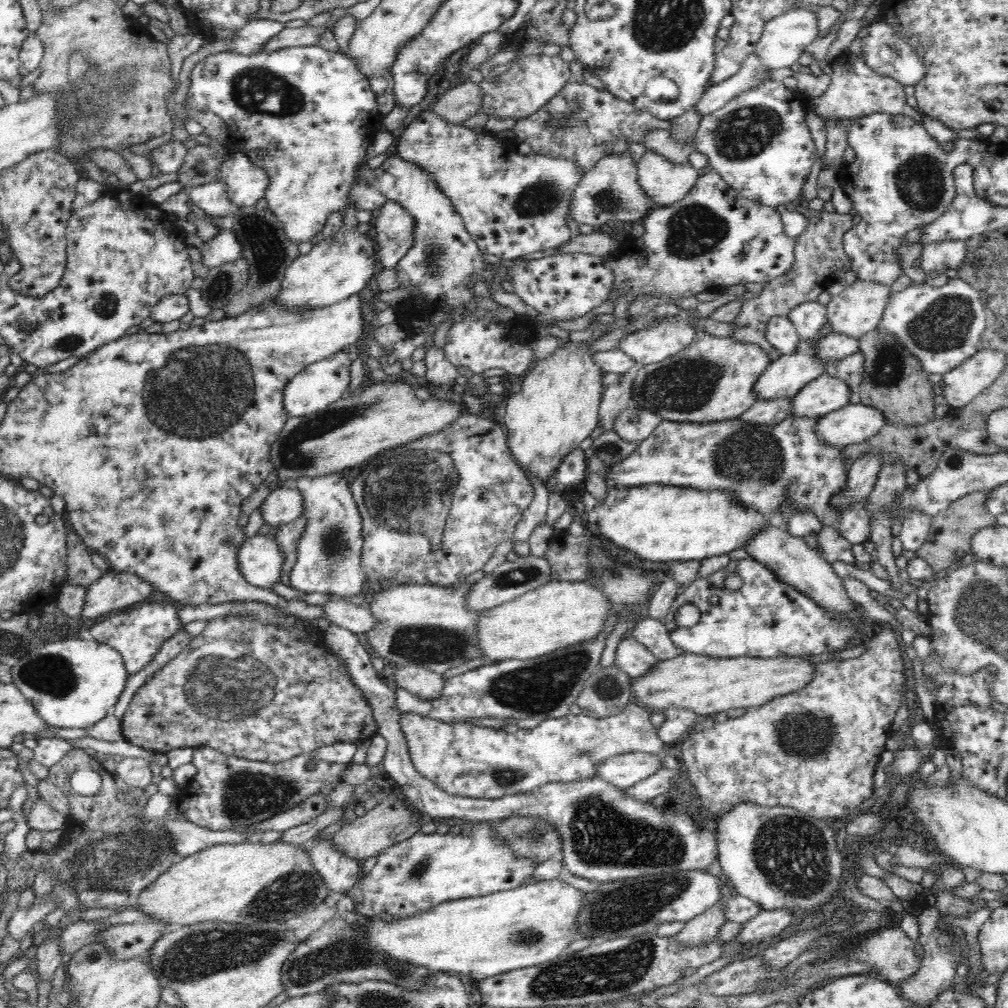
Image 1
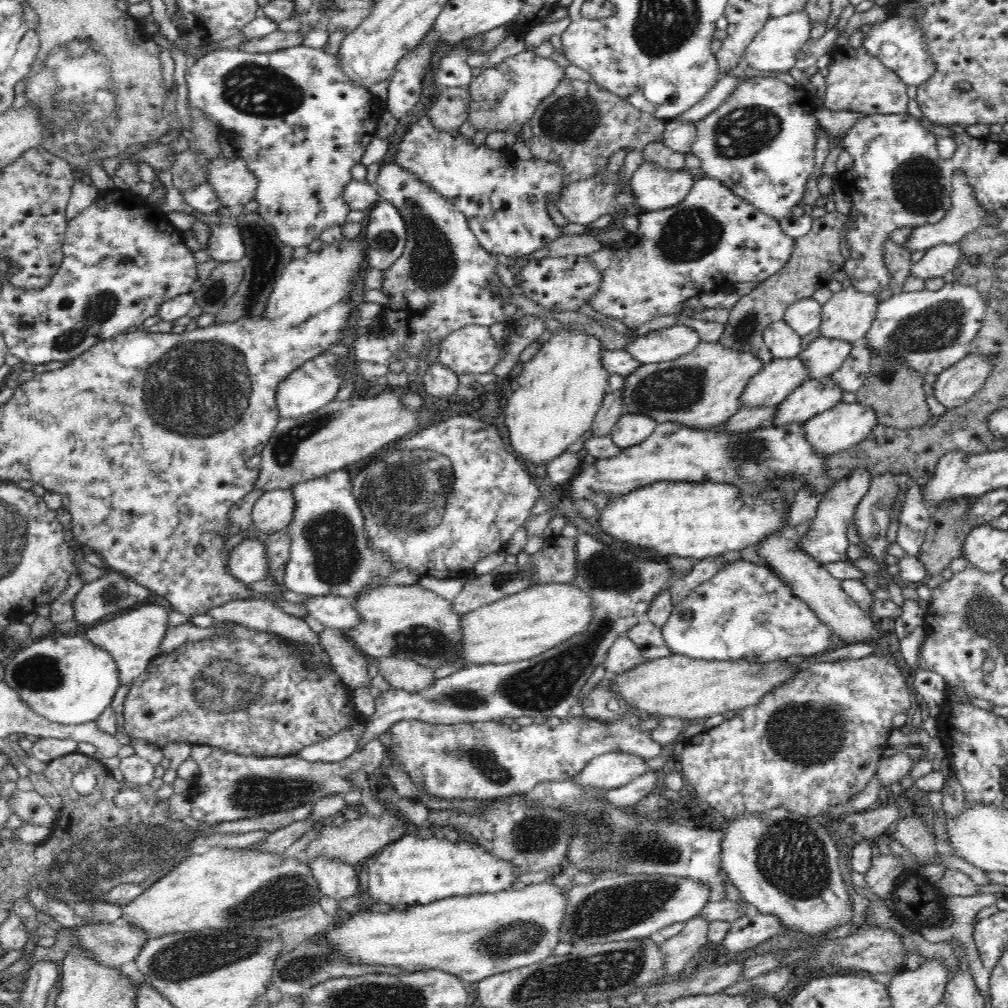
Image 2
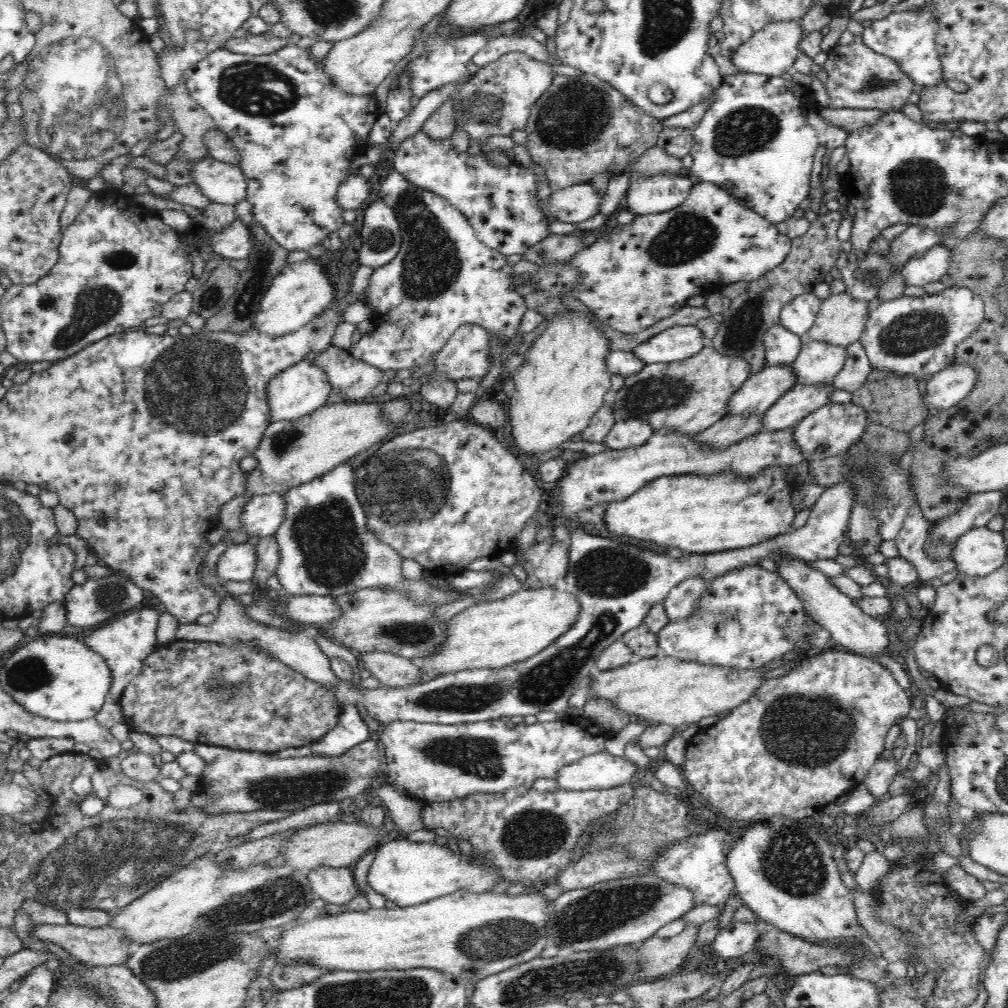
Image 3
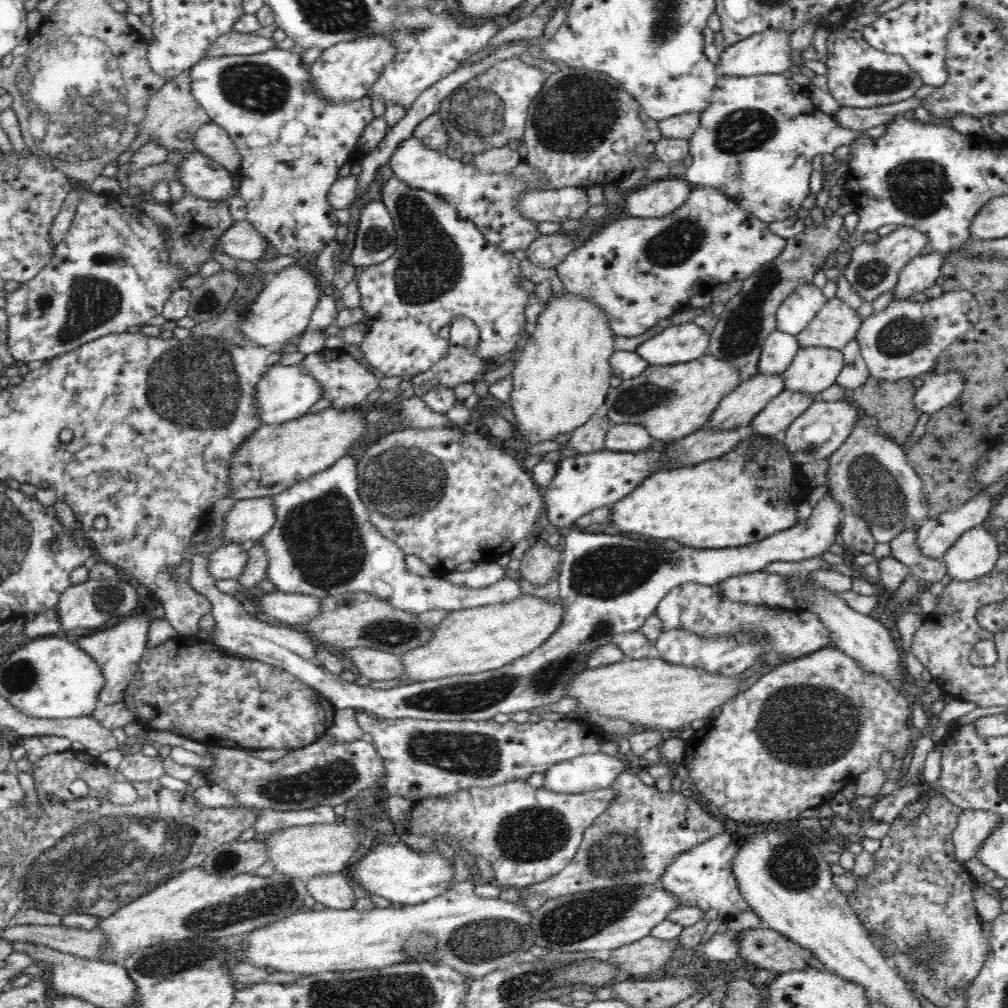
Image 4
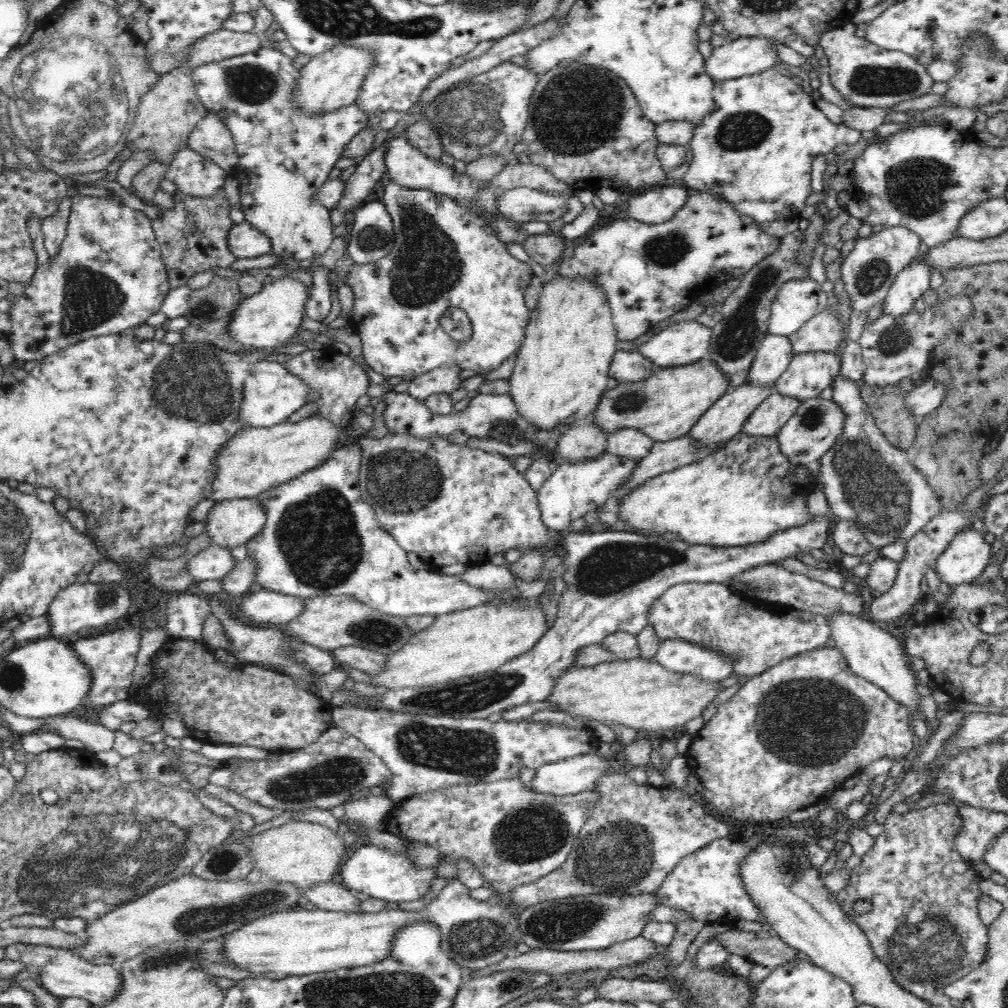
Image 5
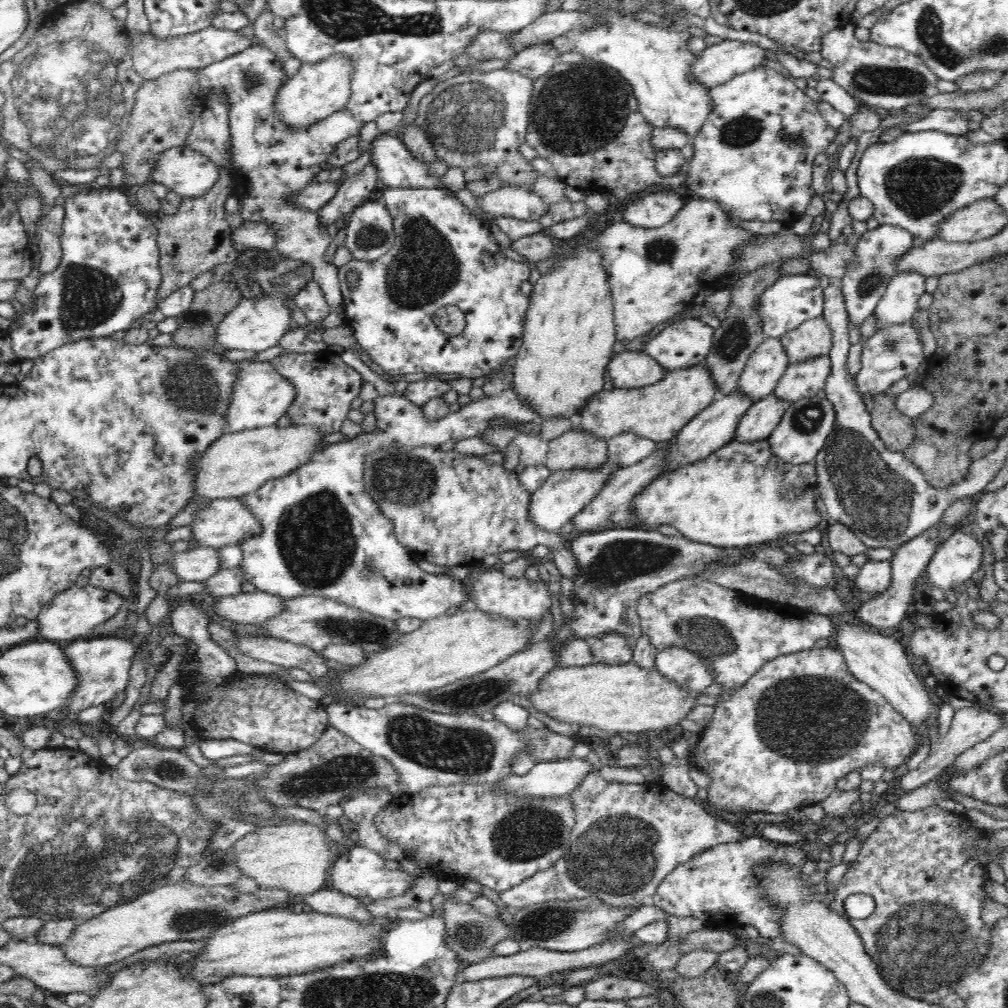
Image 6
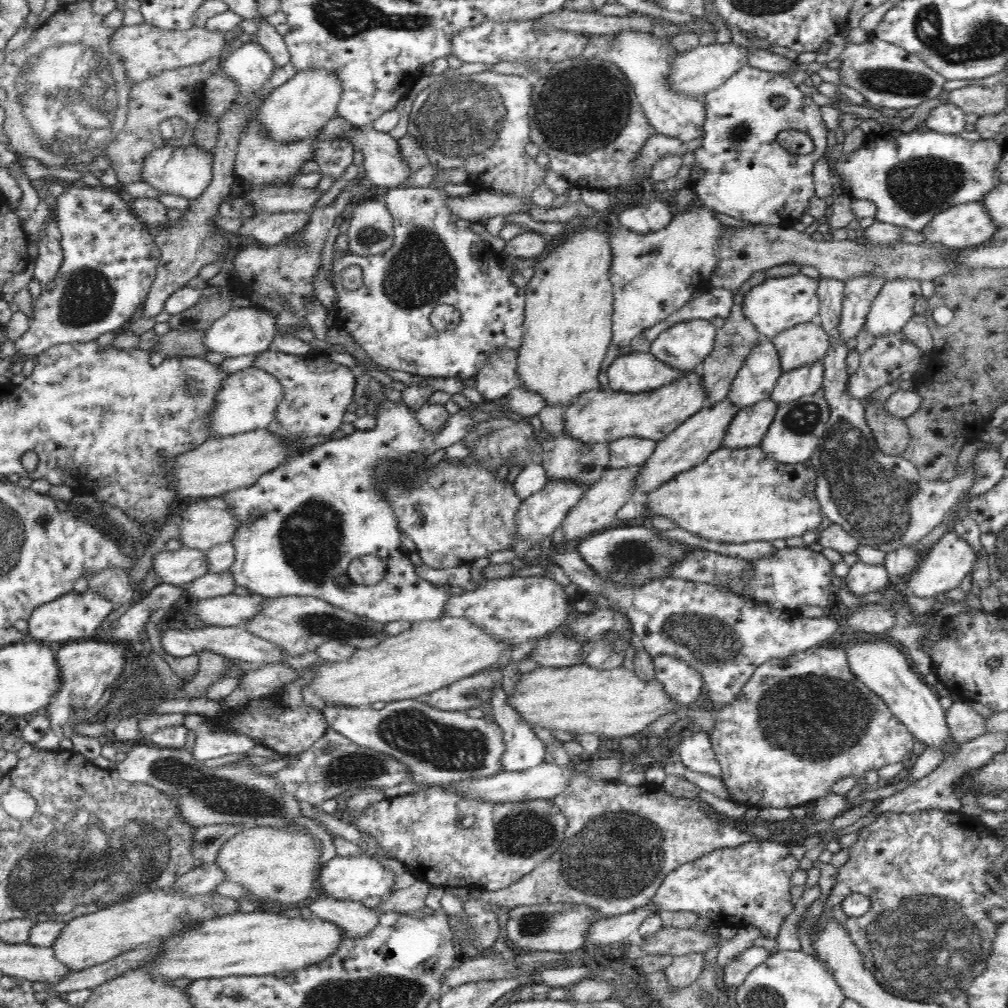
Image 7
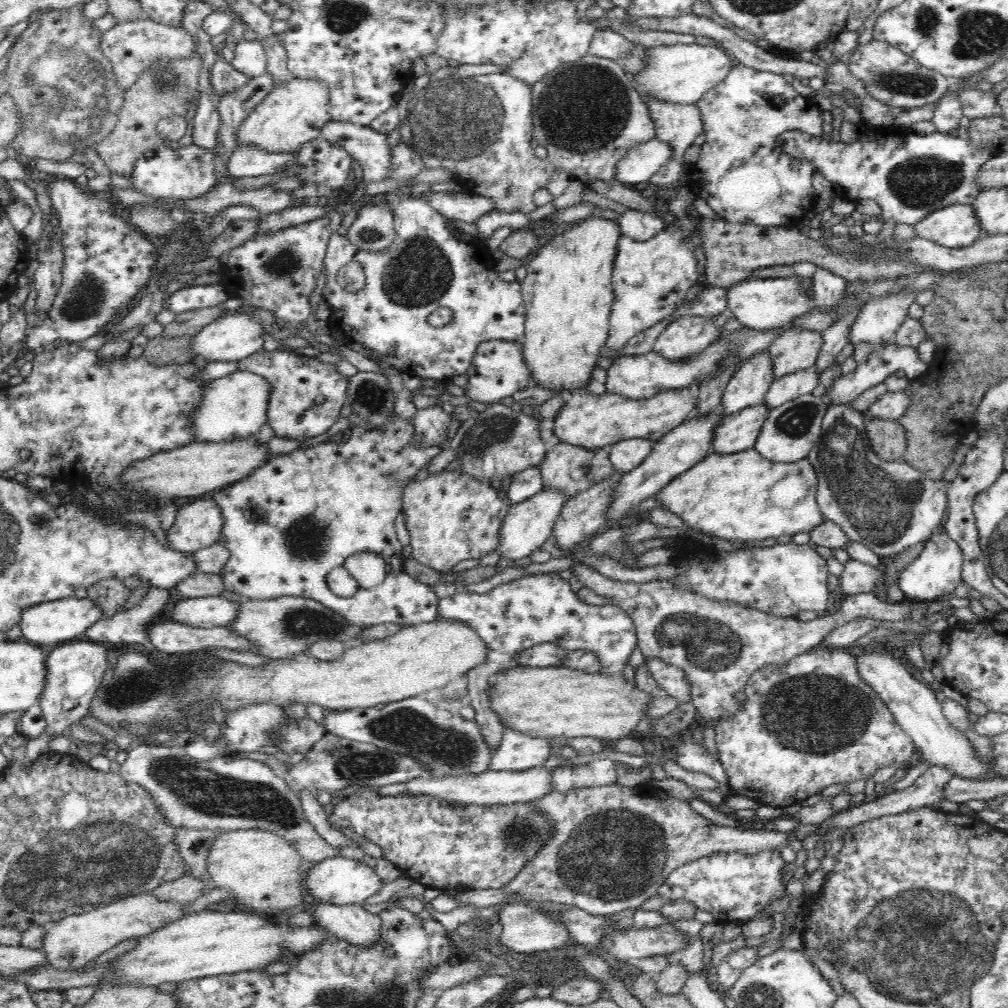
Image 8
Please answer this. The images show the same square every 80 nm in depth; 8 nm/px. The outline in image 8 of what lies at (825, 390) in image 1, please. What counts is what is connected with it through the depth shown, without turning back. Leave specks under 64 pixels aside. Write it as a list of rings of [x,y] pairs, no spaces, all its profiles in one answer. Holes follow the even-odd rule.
[[[758,404],[723,416],[715,428],[711,452],[730,454],[752,448],[769,412],[765,404]]]

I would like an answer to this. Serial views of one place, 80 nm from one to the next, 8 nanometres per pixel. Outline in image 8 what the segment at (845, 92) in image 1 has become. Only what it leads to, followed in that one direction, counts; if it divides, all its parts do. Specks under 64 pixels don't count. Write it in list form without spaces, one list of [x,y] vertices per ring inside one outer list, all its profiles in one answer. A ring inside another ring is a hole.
[[[872,39],[865,45],[858,45],[852,54],[848,64],[850,73],[865,83],[870,95],[893,108],[910,110],[925,104],[938,103],[948,92],[946,76],[922,66],[887,42]]]

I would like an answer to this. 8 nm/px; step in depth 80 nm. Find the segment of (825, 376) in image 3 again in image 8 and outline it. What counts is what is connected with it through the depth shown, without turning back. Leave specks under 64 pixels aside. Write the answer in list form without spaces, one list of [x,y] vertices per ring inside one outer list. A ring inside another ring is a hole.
[[[815,367],[786,374],[772,382],[763,404],[771,411],[799,396],[810,394],[819,379],[820,372]]]

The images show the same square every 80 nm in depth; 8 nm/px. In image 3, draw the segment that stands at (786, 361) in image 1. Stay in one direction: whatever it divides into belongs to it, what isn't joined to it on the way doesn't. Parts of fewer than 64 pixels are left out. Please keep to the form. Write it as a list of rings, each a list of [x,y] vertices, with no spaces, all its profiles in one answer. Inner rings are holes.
[[[792,365],[765,366],[751,374],[727,402],[727,416],[764,414],[785,392],[792,390],[795,372]]]

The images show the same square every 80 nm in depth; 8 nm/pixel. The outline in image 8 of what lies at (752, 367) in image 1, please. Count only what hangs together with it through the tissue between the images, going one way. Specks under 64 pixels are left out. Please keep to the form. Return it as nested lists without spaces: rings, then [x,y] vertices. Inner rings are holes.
[[[586,388],[574,390],[566,396],[554,421],[553,434],[559,442],[583,446],[588,450],[612,444],[628,438],[651,440],[654,444],[673,428],[684,423],[696,408],[697,389],[664,390],[652,398],[630,400],[616,393],[596,395]]]

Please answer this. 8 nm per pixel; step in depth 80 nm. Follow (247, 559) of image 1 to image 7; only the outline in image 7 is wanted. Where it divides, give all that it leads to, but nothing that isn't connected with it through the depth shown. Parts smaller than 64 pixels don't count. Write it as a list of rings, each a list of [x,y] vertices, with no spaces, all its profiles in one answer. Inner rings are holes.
[[[197,548],[158,552],[152,560],[152,572],[161,583],[185,586],[200,575],[208,574],[206,552]]]

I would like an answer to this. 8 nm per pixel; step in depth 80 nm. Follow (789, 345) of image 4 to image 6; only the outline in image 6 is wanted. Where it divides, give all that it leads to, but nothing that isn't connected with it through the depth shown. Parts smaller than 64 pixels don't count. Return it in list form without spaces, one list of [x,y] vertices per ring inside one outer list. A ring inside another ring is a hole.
[[[766,337],[752,352],[743,373],[737,382],[737,392],[751,398],[753,402],[758,402],[766,396],[770,396],[775,392],[776,385],[788,368],[788,353],[784,350],[779,338]]]

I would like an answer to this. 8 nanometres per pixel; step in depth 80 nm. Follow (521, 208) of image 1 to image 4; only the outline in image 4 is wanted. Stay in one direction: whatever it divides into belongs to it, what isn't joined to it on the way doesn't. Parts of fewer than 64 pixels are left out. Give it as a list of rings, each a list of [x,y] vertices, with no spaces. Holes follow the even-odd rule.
[[[416,138],[400,142],[400,146],[390,158],[393,174],[408,186],[440,195],[453,204],[464,219],[470,220],[484,234],[484,237],[504,251],[526,250],[538,236],[536,221],[522,217],[518,209],[521,194],[530,189],[521,178],[513,178],[506,172],[482,174],[472,164],[462,164],[461,160],[451,160],[445,151],[428,149]]]

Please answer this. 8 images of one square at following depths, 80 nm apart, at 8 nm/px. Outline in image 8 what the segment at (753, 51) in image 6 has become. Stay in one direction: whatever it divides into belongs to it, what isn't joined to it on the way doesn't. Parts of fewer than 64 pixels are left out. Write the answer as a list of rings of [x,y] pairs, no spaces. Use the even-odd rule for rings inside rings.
[[[674,44],[654,46],[647,50],[644,72],[634,78],[638,93],[654,96],[656,101],[672,104],[696,105],[714,86],[720,84],[732,70],[732,57],[728,50],[716,45]]]

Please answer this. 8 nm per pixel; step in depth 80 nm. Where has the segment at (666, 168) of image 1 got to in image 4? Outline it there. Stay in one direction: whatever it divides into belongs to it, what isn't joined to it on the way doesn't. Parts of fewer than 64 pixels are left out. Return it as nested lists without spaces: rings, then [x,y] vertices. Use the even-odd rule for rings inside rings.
[[[683,177],[645,182],[641,189],[638,188],[625,199],[626,213],[644,219],[669,216],[683,206],[693,189]]]

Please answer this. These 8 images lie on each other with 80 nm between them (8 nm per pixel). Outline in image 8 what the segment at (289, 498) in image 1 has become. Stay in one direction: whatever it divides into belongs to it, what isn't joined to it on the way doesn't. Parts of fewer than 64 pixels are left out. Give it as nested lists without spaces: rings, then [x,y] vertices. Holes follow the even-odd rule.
[[[200,499],[177,510],[171,528],[165,532],[168,548],[177,552],[192,552],[218,542],[224,517],[215,500]]]

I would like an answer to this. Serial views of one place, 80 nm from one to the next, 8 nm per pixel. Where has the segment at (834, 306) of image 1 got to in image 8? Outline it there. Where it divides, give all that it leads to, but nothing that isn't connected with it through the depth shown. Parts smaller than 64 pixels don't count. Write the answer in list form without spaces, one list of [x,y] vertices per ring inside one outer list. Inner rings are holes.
[[[792,328],[780,334],[768,348],[775,378],[814,367],[822,343],[823,333],[813,330]]]

